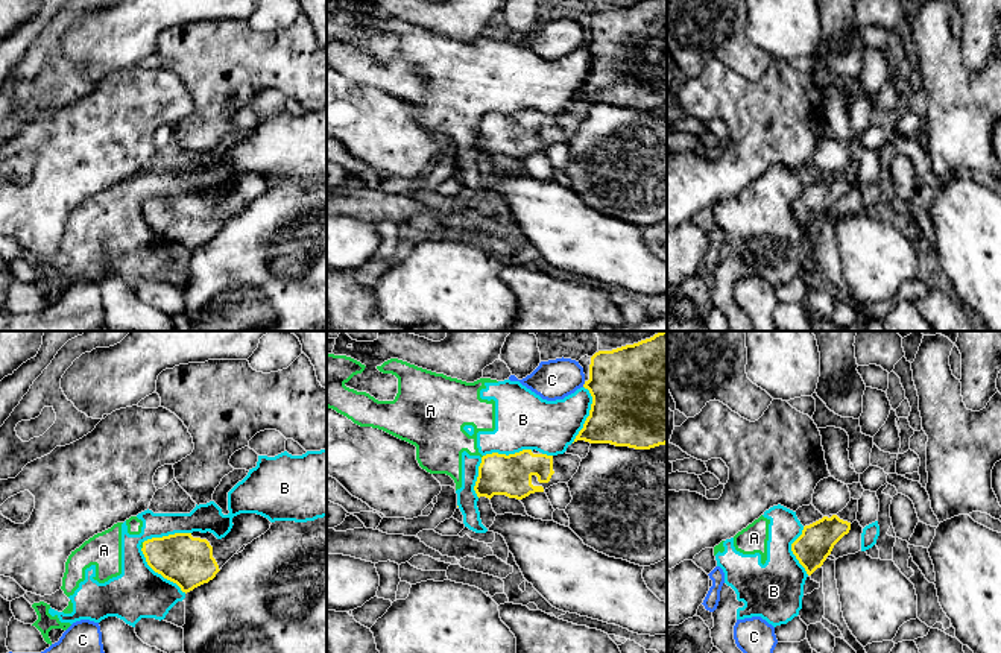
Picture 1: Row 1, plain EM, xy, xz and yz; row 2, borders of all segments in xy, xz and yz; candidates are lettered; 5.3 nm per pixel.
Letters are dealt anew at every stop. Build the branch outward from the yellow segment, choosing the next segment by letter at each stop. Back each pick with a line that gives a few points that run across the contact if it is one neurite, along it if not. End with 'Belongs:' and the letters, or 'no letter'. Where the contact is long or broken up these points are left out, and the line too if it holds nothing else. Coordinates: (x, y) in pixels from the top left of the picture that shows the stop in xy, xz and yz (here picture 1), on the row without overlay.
Belongs: no letter

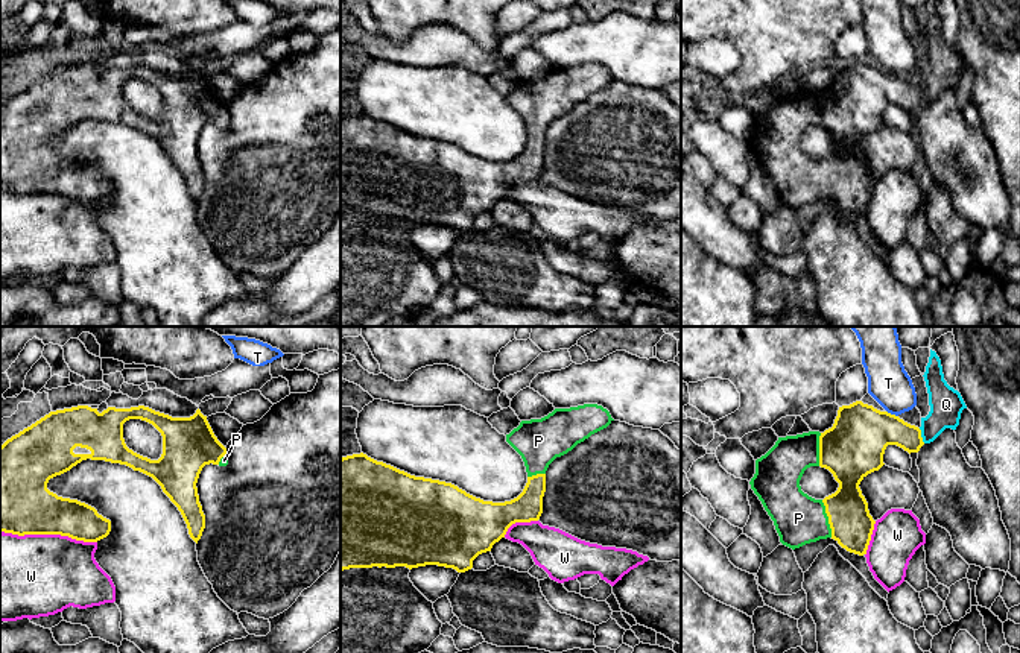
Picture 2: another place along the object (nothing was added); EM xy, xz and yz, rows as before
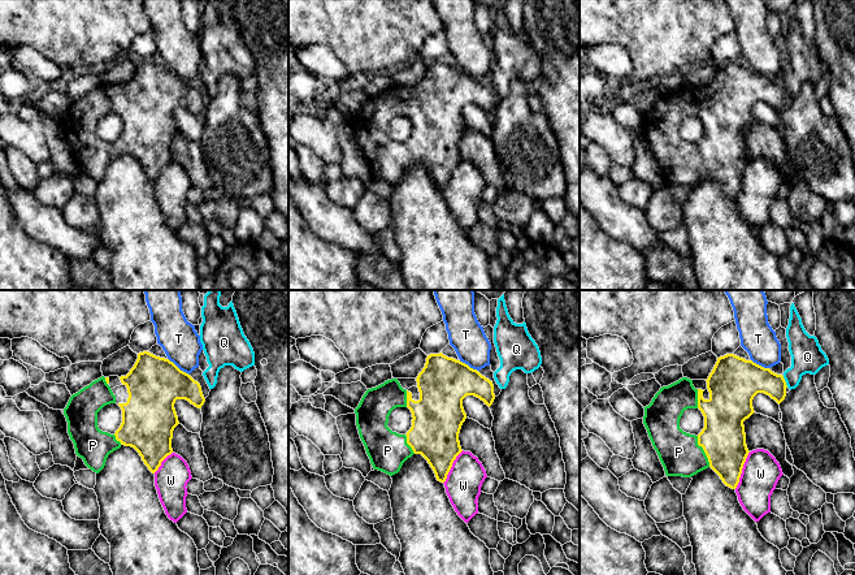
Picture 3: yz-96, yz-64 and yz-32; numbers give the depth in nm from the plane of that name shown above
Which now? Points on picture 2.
Belongs: P

